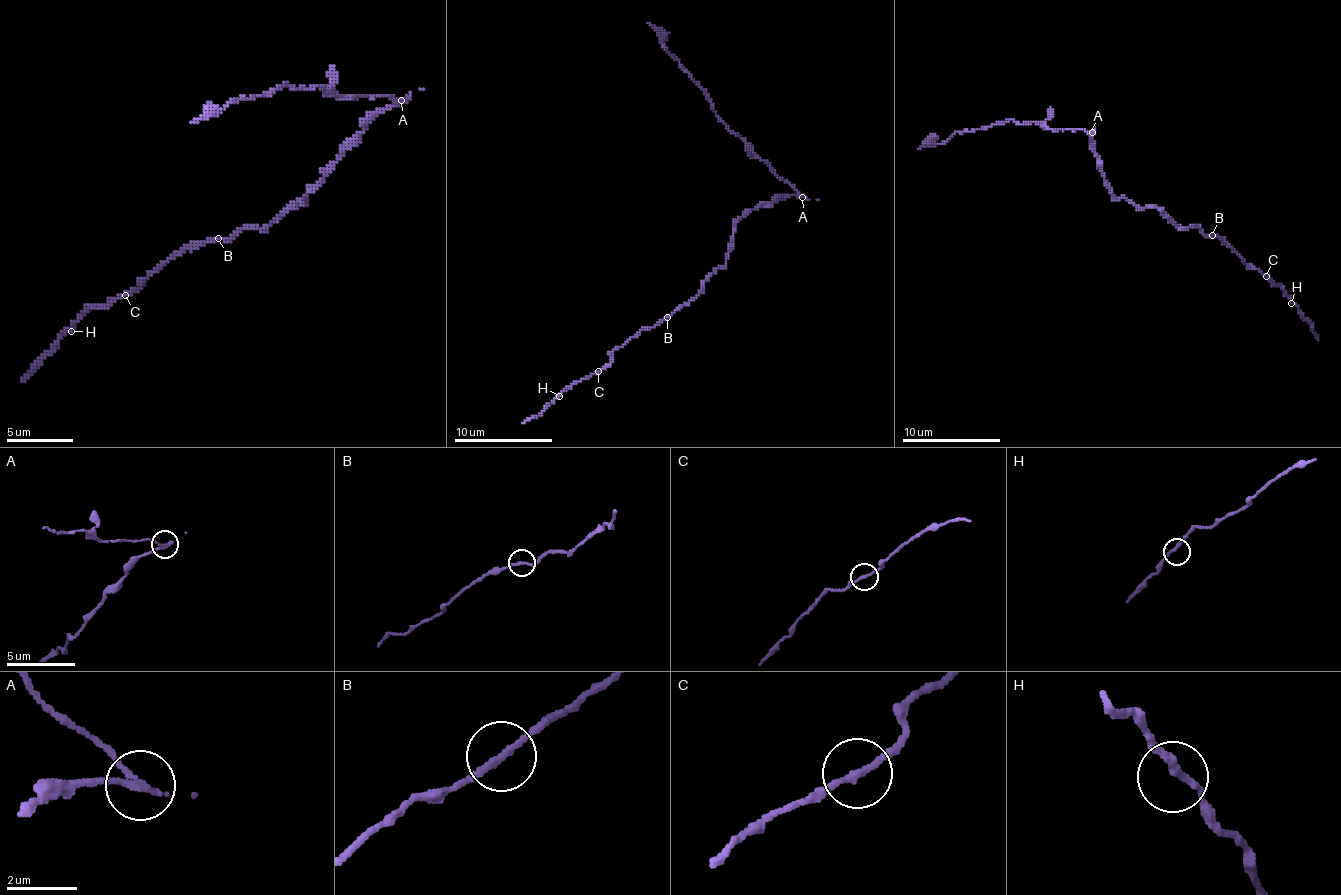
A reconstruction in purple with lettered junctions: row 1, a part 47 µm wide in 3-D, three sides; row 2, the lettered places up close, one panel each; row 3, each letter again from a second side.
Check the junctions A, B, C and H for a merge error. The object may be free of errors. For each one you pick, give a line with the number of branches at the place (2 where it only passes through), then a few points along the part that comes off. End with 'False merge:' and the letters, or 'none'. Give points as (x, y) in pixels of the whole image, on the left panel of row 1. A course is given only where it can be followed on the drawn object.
A: 2 | (400, 99), (334, 96), (317, 86), (294, 89), (284, 82), (274, 92), (234, 99), (218, 116), (191, 122)
False merge: A

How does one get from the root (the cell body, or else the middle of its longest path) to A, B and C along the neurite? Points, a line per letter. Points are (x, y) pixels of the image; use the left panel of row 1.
A: (307, 192), (374, 119), (400, 99)
B: (307, 192), (301, 202), (291, 205), (267, 228), (241, 228), (227, 238), (218, 238)
C: (307, 192), (267, 228), (241, 228), (227, 238), (184, 245), (138, 288), (125, 295)

